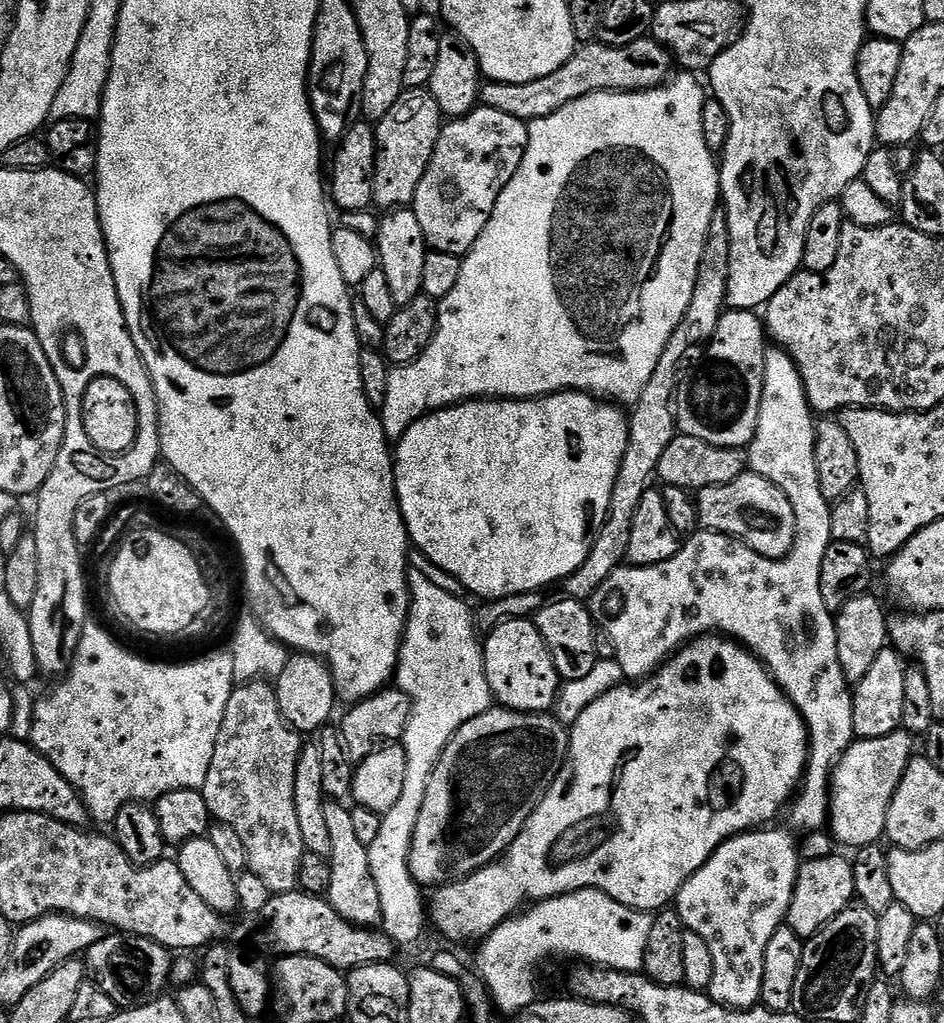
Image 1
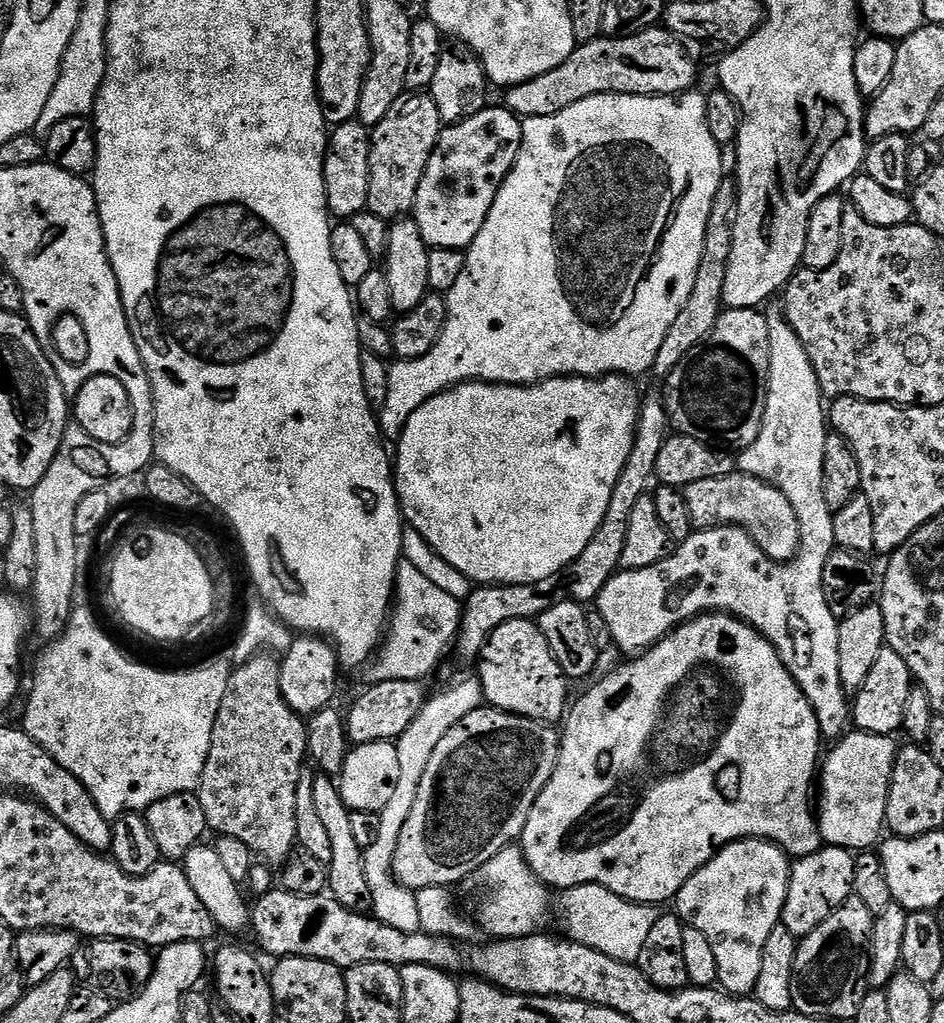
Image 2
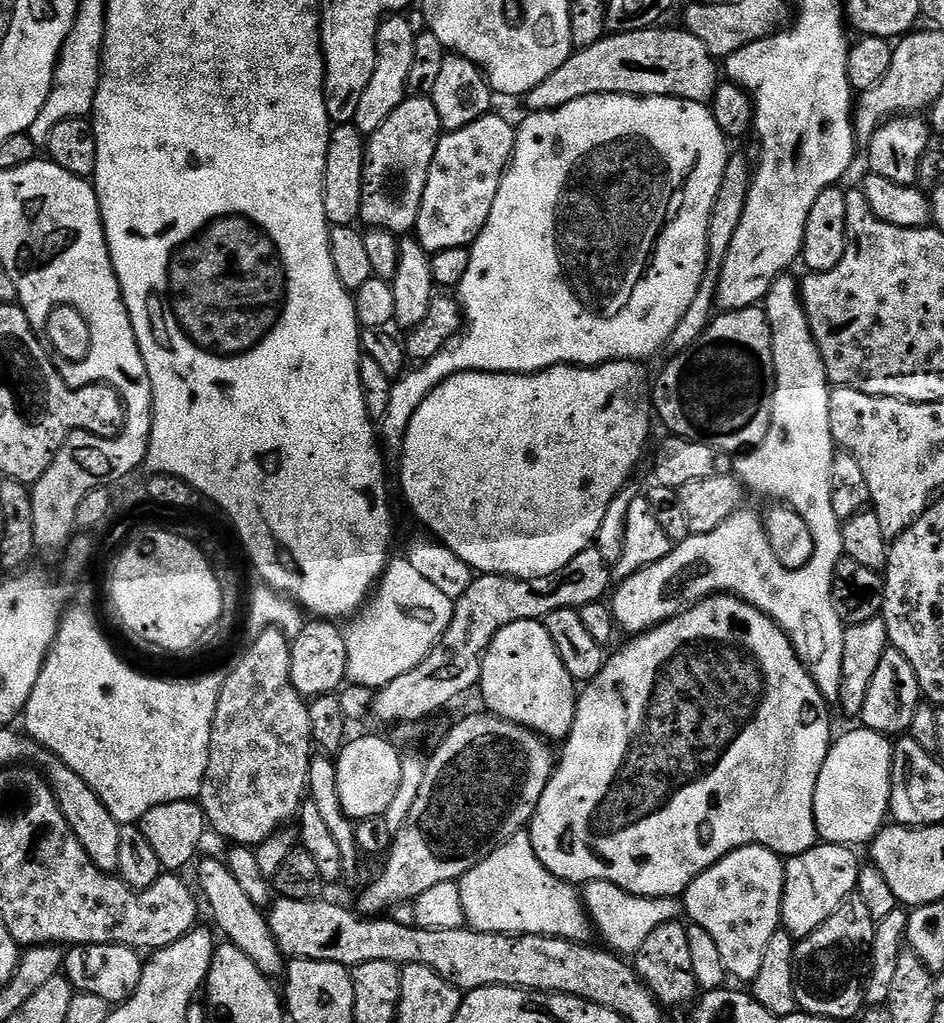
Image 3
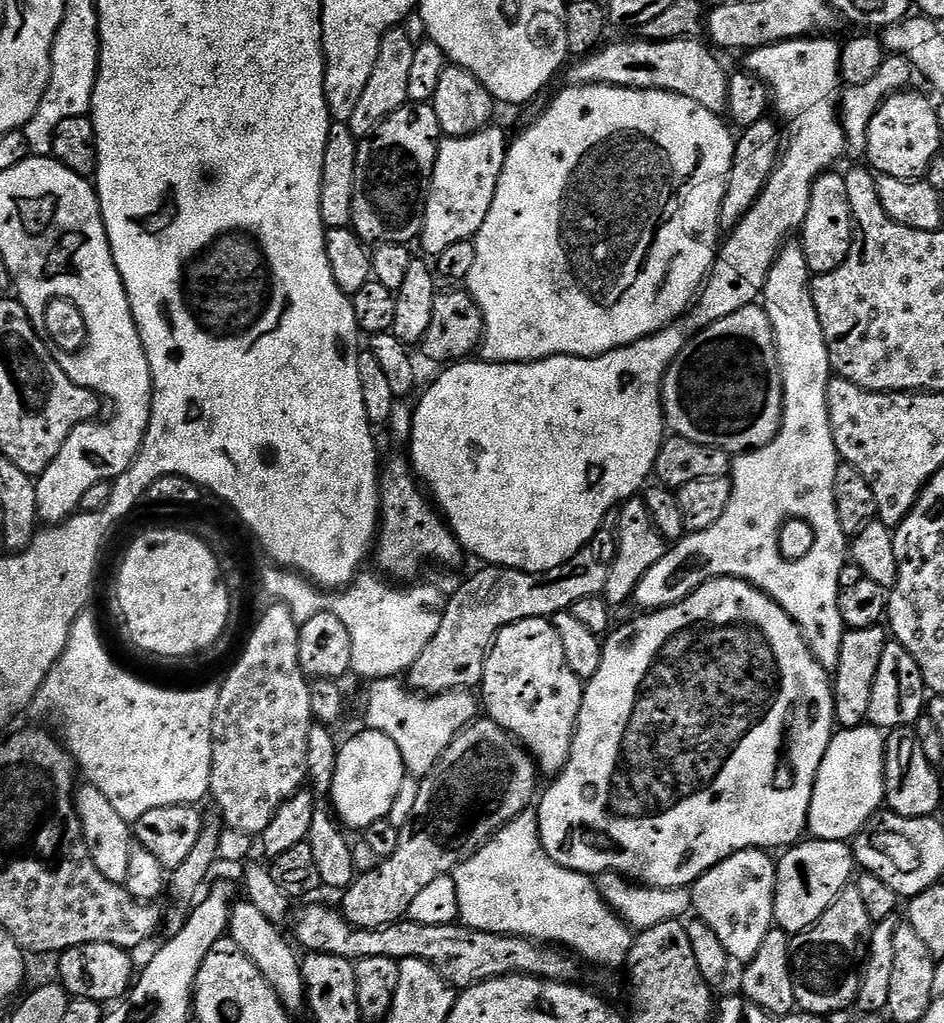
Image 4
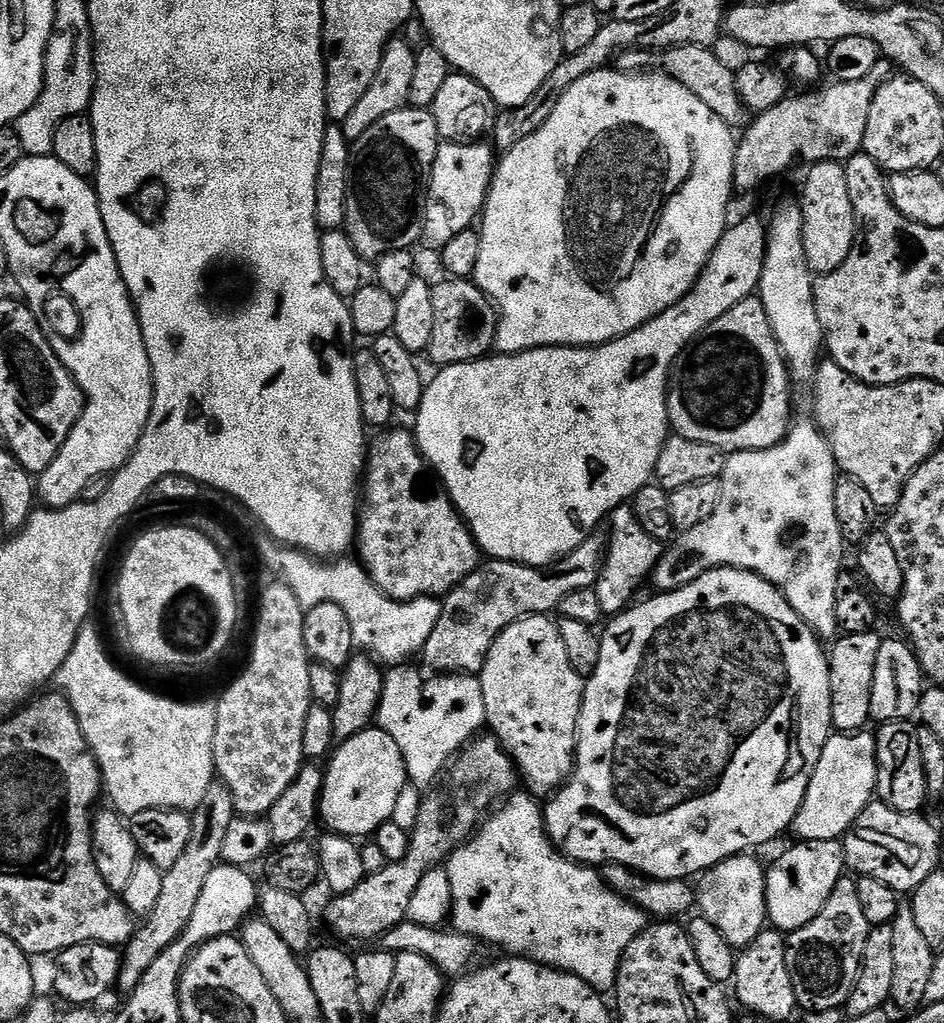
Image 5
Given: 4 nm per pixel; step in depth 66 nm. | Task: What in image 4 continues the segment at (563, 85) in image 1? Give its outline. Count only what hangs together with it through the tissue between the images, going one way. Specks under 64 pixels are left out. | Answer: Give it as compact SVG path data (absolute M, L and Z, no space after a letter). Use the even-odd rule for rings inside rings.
M696 38L687 40L620 40L617 44L605 43L579 57L572 69L569 67L569 85L609 84L619 88L641 88L642 90L662 90L682 94L682 98L690 98L698 102L698 106L706 106L706 110L720 114L728 107L728 77L720 60L715 56L707 43L699 44Z

